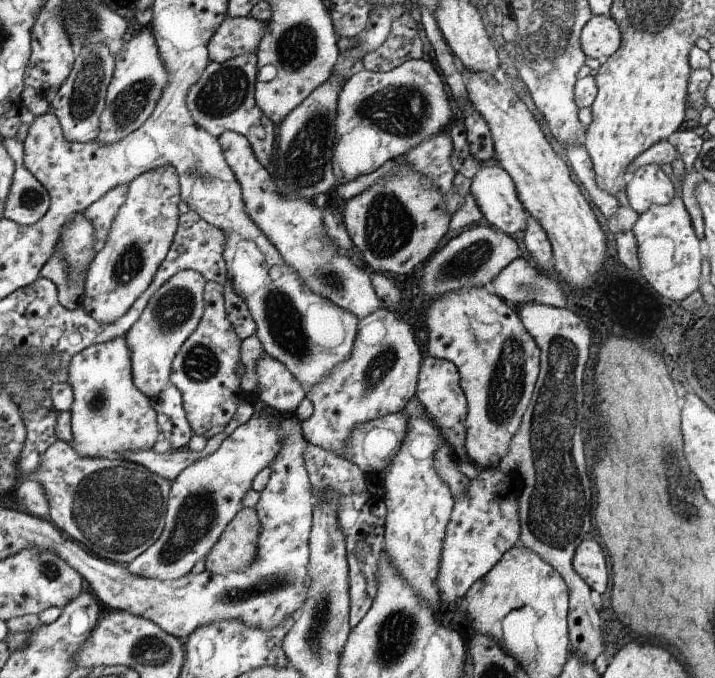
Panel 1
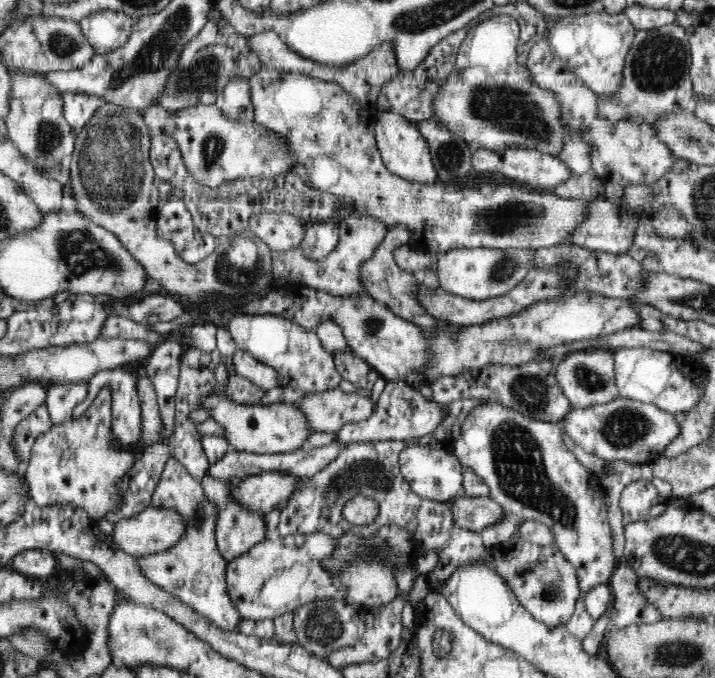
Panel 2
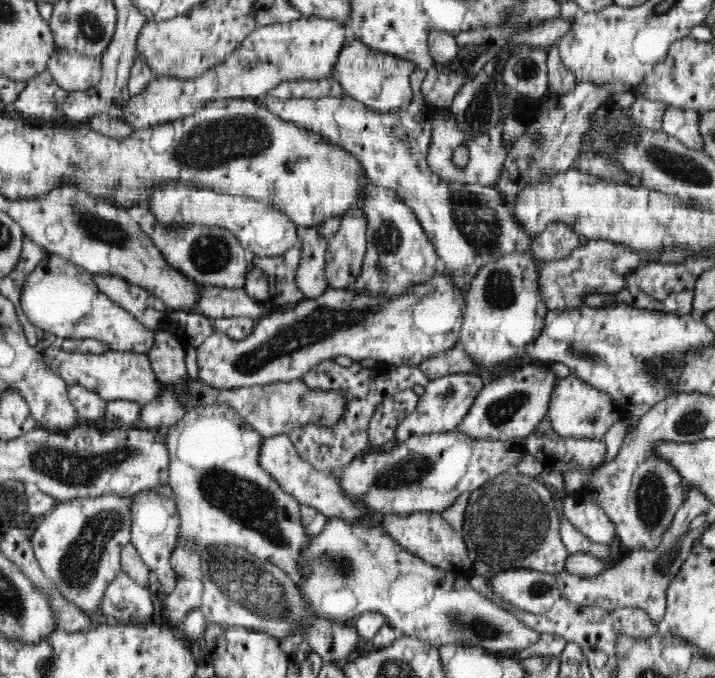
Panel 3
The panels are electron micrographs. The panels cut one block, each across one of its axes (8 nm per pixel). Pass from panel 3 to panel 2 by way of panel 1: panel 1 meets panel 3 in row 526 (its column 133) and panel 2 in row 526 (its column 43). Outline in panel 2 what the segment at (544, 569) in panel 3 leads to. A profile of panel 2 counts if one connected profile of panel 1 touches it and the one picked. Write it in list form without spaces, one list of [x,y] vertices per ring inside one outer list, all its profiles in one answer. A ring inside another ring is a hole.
[[[455,497],[450,505],[458,527],[480,532],[503,517],[503,508],[491,497]]]

